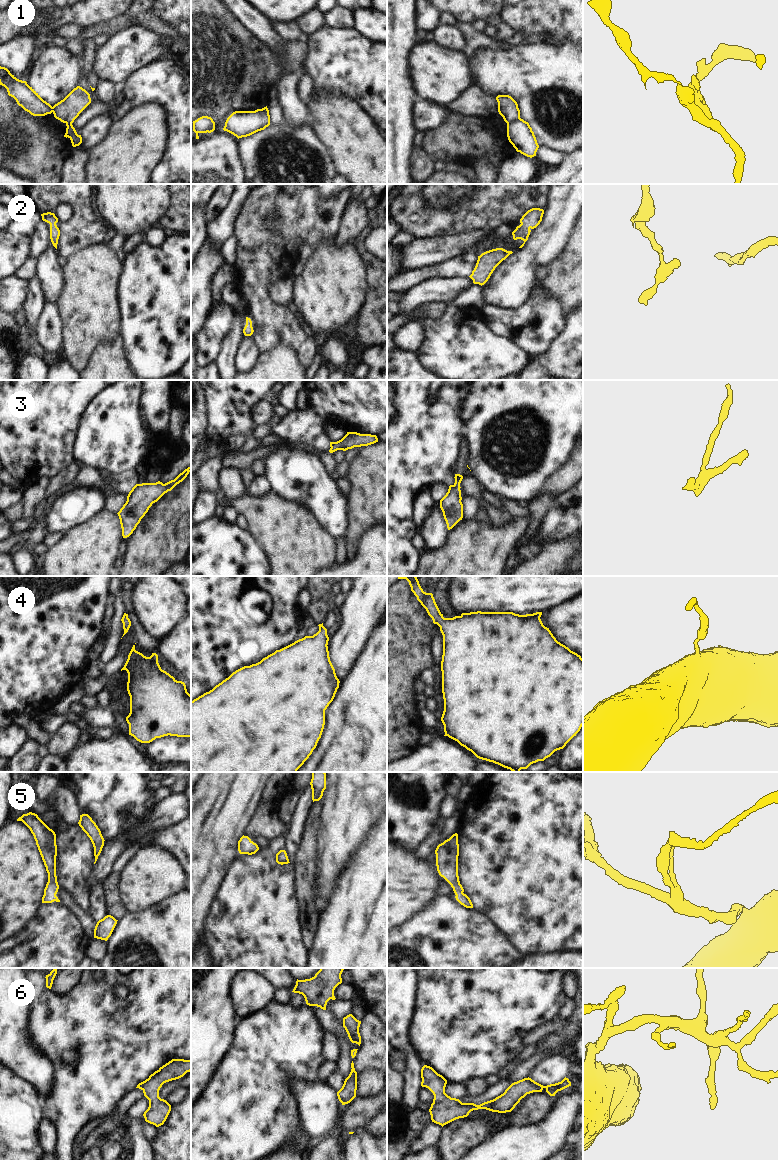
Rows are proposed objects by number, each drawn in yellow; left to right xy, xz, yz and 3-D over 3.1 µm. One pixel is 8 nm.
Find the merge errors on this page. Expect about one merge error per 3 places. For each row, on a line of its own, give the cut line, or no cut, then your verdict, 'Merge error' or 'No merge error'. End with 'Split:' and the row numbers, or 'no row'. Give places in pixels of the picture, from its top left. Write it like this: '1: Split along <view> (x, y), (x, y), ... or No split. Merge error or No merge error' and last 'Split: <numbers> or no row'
1: Split along yz (519, 117), (507, 123). Merge error
2: No split. No merge error
3: No split. No merge error
4: No split. No merge error
5: No split. No merge error
6: No split. No merge error
Split: 1.

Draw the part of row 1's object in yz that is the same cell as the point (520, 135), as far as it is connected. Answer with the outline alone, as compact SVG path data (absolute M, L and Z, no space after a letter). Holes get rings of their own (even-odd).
M519 118L507 123L507 137L517 152L530 158L536 156L539 145L528 122Z

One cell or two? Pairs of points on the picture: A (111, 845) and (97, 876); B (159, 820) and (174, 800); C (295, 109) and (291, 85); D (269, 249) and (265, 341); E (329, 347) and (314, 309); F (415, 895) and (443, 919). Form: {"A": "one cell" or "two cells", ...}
{"A": "one cell", "B": "one cell", "C": "one cell", "D": "one cell", "E": "two cells", "F": "two cells"}

